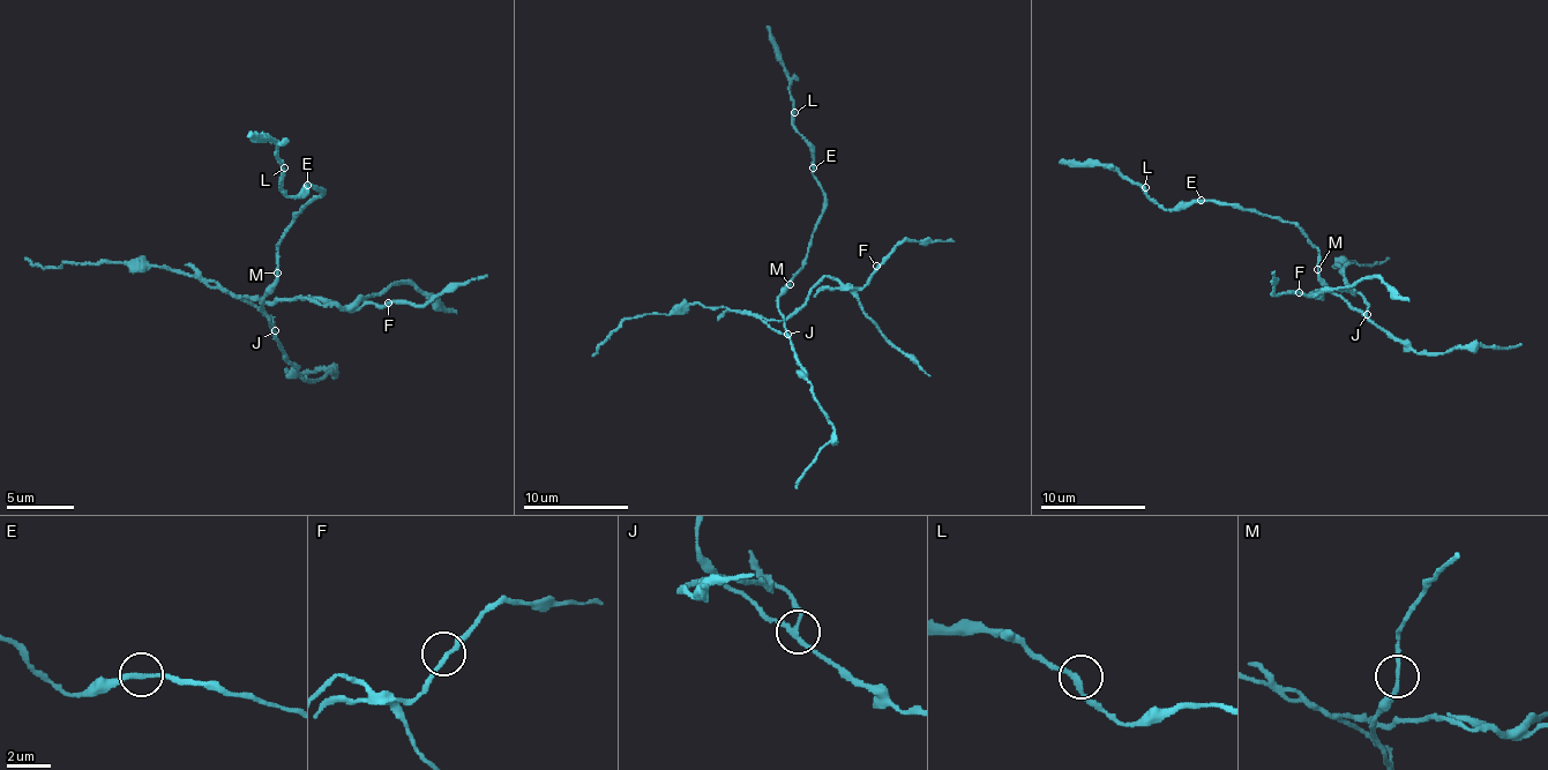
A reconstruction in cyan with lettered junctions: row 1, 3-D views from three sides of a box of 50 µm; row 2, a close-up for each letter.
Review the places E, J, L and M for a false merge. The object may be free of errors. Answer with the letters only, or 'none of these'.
J

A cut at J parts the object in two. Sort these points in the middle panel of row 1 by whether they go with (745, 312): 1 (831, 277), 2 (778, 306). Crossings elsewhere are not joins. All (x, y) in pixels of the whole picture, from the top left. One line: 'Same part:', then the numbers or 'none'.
Same part: 1

